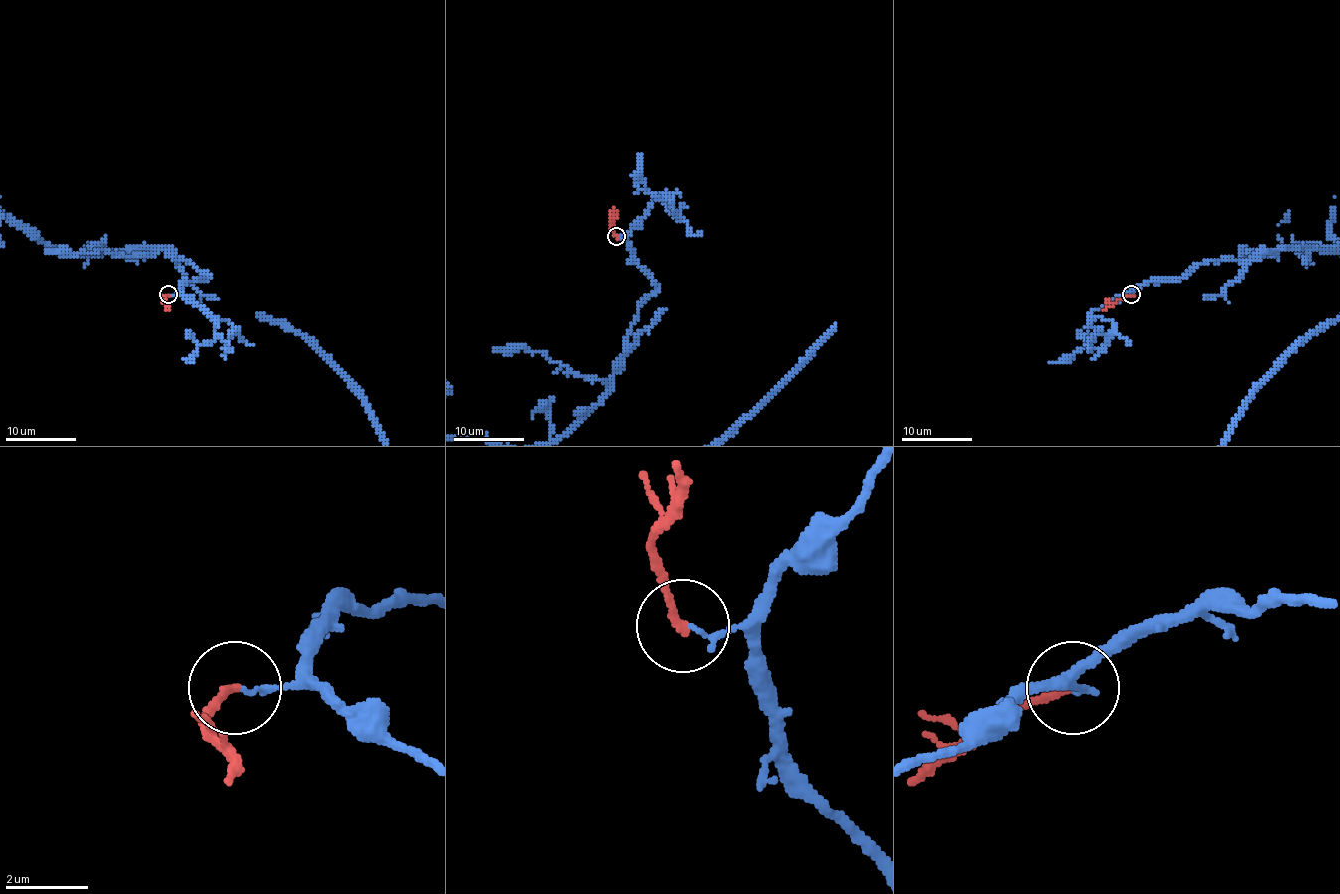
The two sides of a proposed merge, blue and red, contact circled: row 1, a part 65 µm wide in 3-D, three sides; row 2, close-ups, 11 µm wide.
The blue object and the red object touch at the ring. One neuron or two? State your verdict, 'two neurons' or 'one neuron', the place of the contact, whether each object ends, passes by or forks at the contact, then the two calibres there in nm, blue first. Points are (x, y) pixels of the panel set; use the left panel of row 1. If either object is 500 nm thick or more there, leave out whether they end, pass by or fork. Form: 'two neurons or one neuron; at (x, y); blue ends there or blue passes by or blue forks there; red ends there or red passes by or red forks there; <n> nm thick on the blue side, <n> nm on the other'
two neurons; at (168, 294); blue ends there; red ends there; 110 nm thick on the blue side, 200 nm on the other

